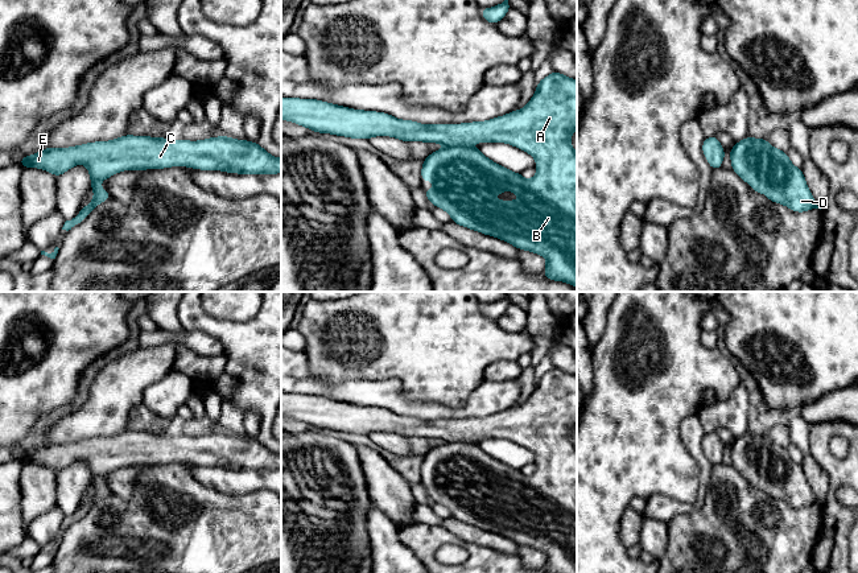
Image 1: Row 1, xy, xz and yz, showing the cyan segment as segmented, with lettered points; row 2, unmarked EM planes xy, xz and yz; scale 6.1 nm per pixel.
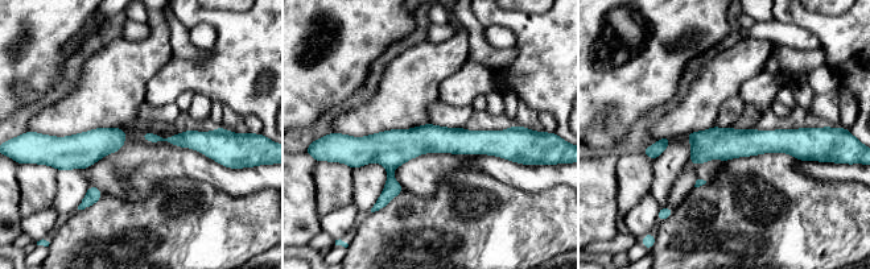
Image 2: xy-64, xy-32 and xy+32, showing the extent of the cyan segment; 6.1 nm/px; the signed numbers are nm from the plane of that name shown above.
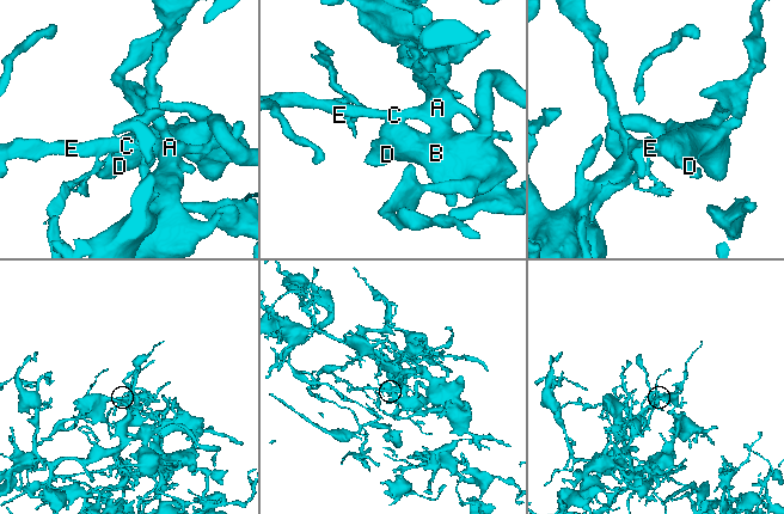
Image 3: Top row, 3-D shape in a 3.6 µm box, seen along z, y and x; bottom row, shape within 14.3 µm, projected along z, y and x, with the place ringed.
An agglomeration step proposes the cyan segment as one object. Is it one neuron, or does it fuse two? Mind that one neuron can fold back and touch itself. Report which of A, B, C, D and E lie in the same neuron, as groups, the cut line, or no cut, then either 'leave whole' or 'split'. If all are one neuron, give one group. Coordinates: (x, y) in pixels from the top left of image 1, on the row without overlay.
A B C D E | no cut | leave whole

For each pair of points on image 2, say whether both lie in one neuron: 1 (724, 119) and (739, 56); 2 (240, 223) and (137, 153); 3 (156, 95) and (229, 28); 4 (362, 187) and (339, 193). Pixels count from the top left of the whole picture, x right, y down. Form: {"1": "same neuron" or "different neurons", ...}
{"1": "different neurons", "2": "different neurons", "3": "same neuron", "4": "different neurons"}

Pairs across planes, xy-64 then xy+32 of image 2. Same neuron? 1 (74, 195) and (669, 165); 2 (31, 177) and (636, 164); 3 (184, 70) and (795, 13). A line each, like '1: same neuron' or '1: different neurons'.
1: same neuron
2: same neuron
3: same neuron

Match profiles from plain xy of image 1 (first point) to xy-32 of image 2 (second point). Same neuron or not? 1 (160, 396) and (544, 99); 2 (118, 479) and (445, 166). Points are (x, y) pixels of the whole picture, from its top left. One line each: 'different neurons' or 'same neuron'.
1: same neuron
2: same neuron

